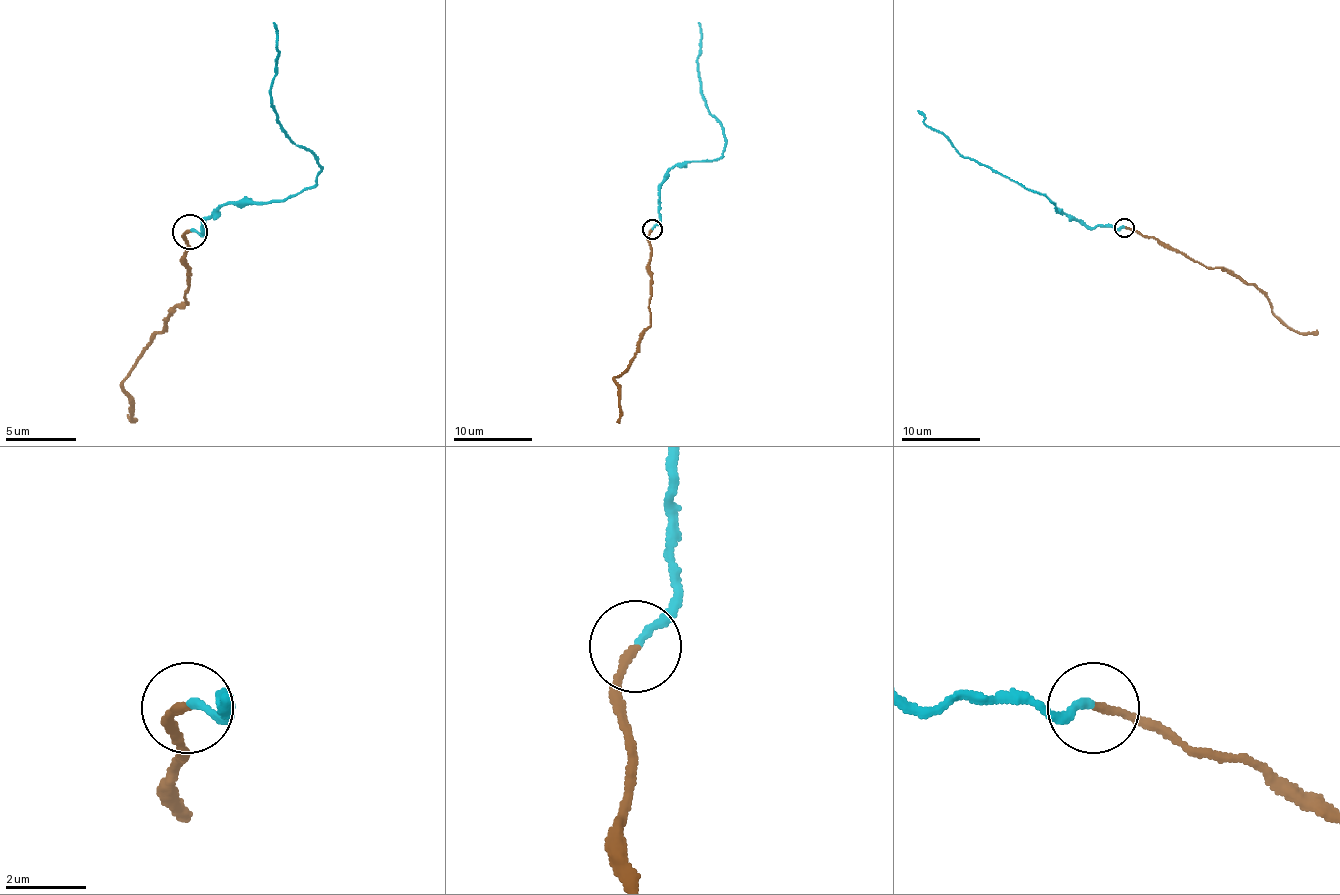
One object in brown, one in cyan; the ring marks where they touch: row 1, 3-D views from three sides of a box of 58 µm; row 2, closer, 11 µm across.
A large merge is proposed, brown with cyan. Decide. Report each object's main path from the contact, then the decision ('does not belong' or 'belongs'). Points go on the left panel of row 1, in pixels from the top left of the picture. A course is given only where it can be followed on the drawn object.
brown runs (189, 230), (186, 301), (122, 385), (133, 420), (126, 413); cyan runs (189, 230), (203, 230), (231, 202), (298, 195), (319, 174), (319, 160), (284, 132), (273, 108), (273, 23); does not belong

